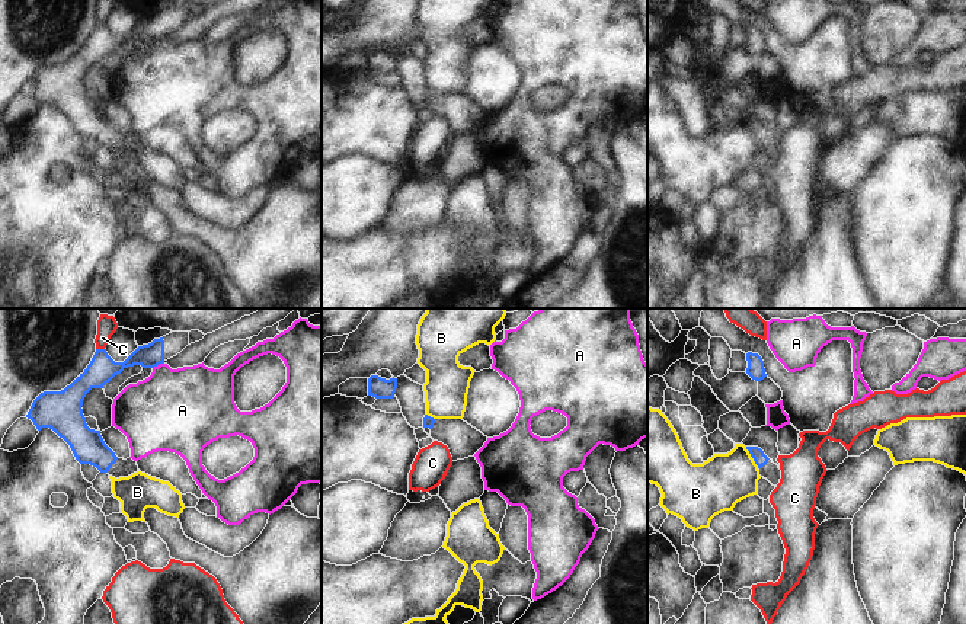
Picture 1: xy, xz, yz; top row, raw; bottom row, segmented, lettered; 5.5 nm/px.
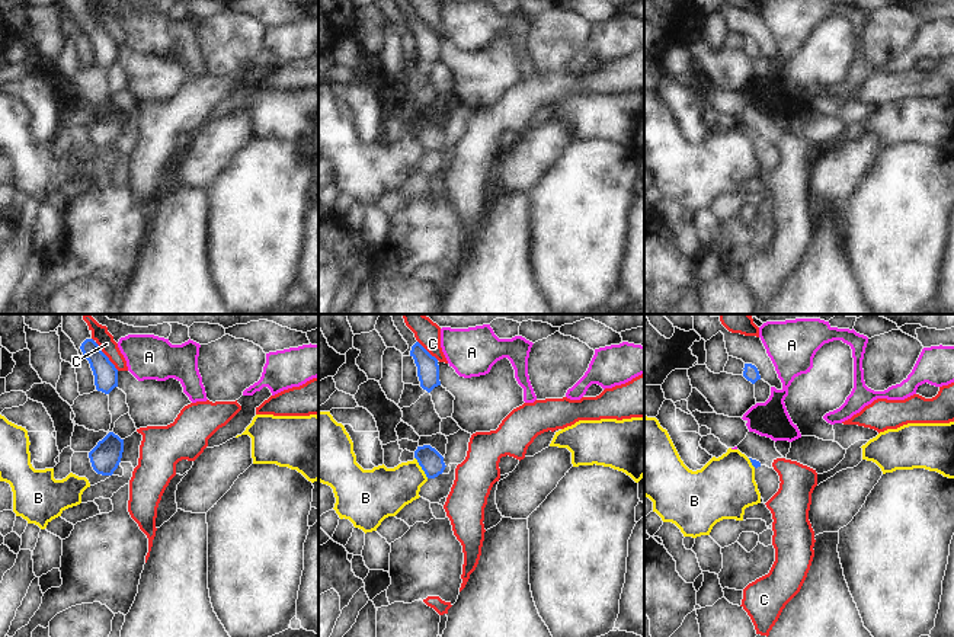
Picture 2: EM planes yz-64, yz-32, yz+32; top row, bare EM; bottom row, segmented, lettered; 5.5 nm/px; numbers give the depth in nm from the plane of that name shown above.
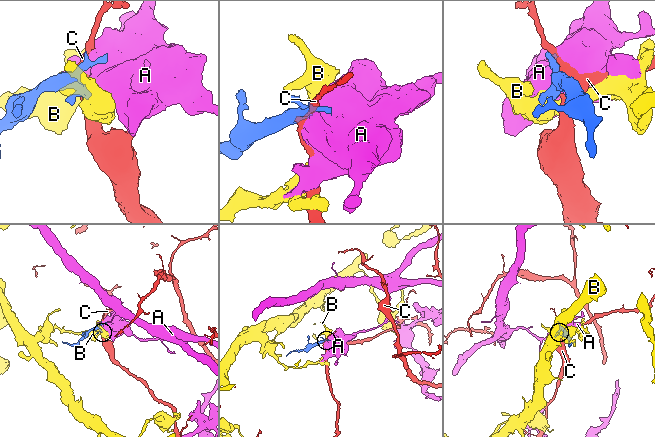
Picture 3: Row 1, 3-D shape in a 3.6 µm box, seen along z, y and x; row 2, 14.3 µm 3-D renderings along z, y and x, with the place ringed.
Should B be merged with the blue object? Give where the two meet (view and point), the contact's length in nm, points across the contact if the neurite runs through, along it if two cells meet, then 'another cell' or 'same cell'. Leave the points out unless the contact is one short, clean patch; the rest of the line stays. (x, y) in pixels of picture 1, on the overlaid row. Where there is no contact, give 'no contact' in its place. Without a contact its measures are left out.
meets blue in yz at (751, 456); contact 140 nm long; border along yz (745, 447), (758, 467); another cell

